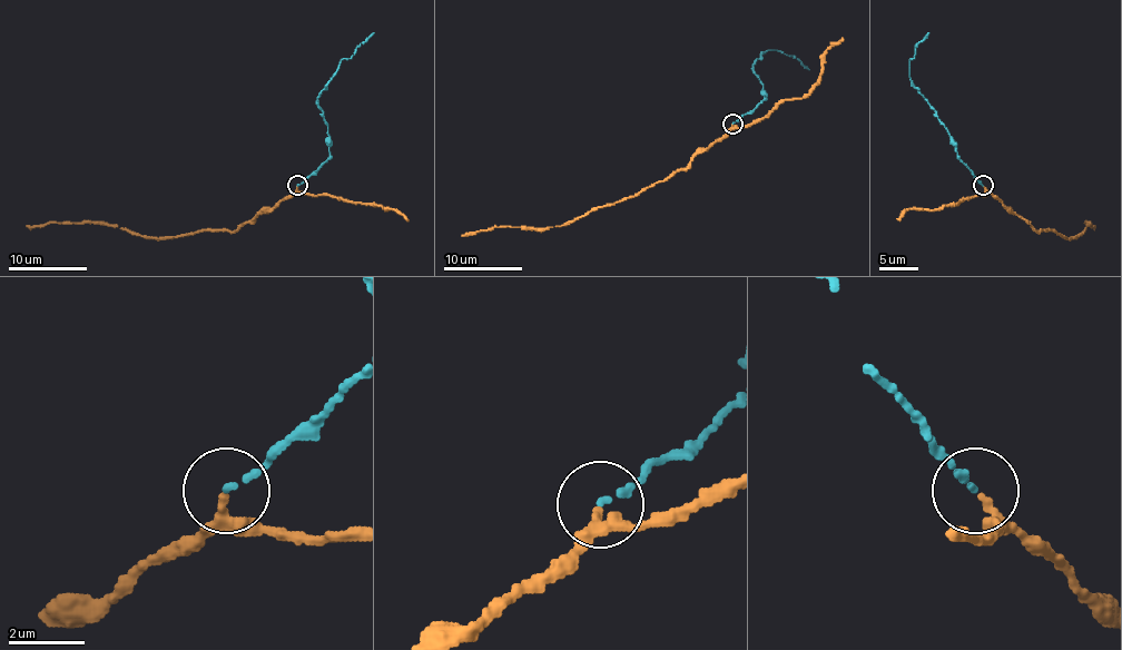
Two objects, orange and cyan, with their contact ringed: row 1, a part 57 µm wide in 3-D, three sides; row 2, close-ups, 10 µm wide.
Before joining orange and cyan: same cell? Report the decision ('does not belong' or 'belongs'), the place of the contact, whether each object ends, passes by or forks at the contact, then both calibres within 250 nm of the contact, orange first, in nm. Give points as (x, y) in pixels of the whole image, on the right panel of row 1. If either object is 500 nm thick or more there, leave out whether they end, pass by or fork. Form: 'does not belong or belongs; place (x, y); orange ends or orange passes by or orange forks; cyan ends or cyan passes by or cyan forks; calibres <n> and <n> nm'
belongs; place (983, 185); orange passes by; cyan ends; calibres 190 and 160 nm

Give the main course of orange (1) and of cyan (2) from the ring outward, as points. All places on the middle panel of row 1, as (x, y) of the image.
1: (734, 124), (685, 169), (612, 204), (592, 208), (553, 227), (500, 225), (461, 235)
2: (734, 124), (765, 98), (753, 69), (763, 53), (776, 49), (791, 56), (809, 69)

